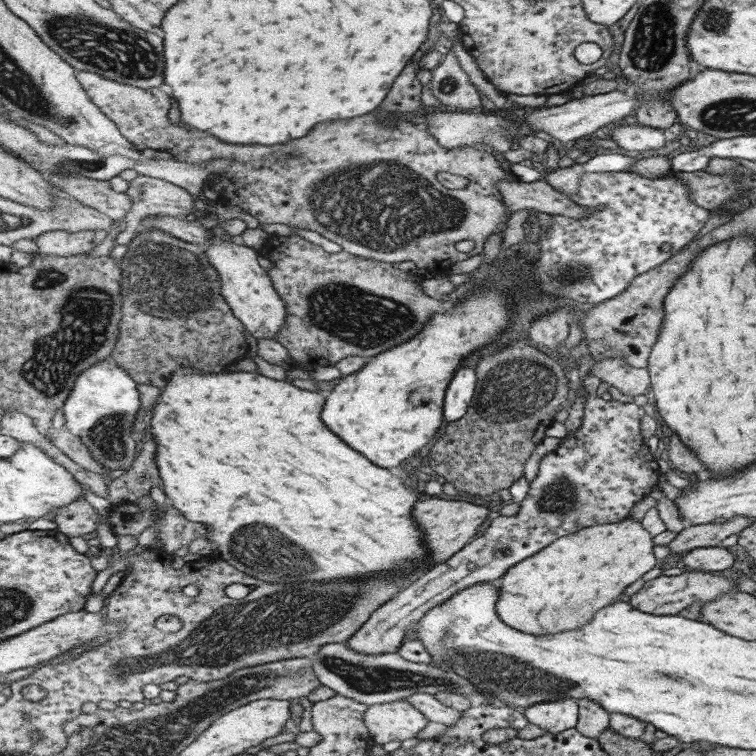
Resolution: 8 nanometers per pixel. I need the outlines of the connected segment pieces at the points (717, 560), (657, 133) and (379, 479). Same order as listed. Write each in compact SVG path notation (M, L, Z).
M718 546L695 548L683 554L681 561L686 570L715 573L731 568L737 562L737 557L727 549Z
M619 123L619 126L613 128L610 133L610 139L625 150L657 150L665 144L665 137L661 129L639 126L636 123Z
M181 367L181 370L169 379L162 392L150 420L150 430L157 442L155 460L163 478L162 490L168 502L179 509L188 520L201 522L210 528L211 543L215 543L220 558L227 560L234 568L265 582L293 584L301 580L331 580L331 578L351 578L351 576L365 576L365 574L385 575L385 577L391 575L394 580L404 580L405 577L411 577L411 573L421 573L432 564L428 554L428 544L424 543L424 533L420 530L420 525L416 524L416 517L413 516L417 501L425 497L421 485L410 490L407 486L411 486L411 483L403 482L401 478L391 474L389 468L381 468L380 465L373 464L367 456L363 456L361 452L347 446L341 438L337 438L337 434L333 434L333 430L327 428L324 420L321 420L321 412L326 403L321 391L303 390L284 380L267 378L259 372L206 373L193 367Z

